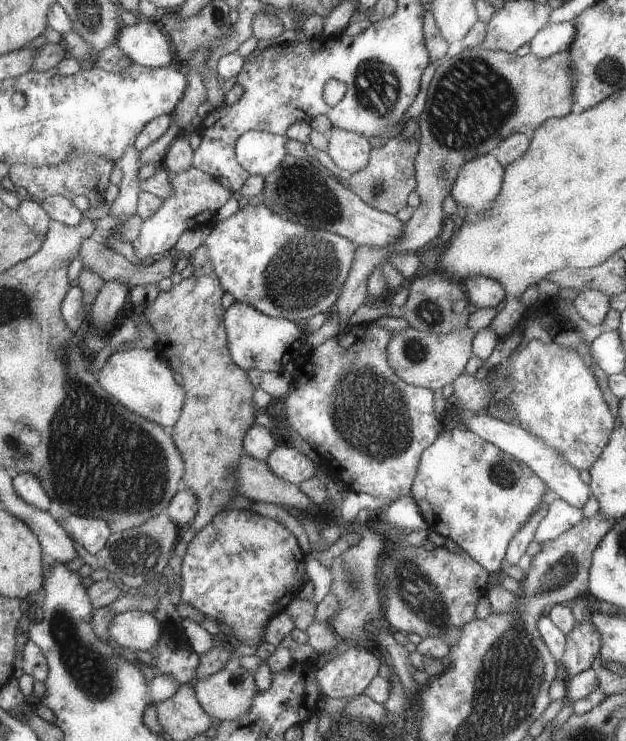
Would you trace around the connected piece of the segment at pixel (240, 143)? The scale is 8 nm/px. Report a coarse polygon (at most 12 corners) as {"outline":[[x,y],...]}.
{"outline":[[250,131],[237,158],[268,176],[290,155],[286,135]]}

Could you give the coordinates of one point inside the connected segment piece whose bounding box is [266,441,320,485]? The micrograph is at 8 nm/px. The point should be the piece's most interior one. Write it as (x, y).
(286, 461)

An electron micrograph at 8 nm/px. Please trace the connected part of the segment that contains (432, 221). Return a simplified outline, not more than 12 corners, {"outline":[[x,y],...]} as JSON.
{"outline":[[467,47],[418,117],[421,201],[401,241],[359,245],[333,315],[375,266],[439,238],[469,161],[573,108],[568,51]]}

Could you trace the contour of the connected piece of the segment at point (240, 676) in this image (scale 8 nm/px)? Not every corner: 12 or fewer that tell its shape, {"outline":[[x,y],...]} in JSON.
{"outline":[[230,660],[196,681],[197,698],[214,720],[249,712],[252,671]]}

